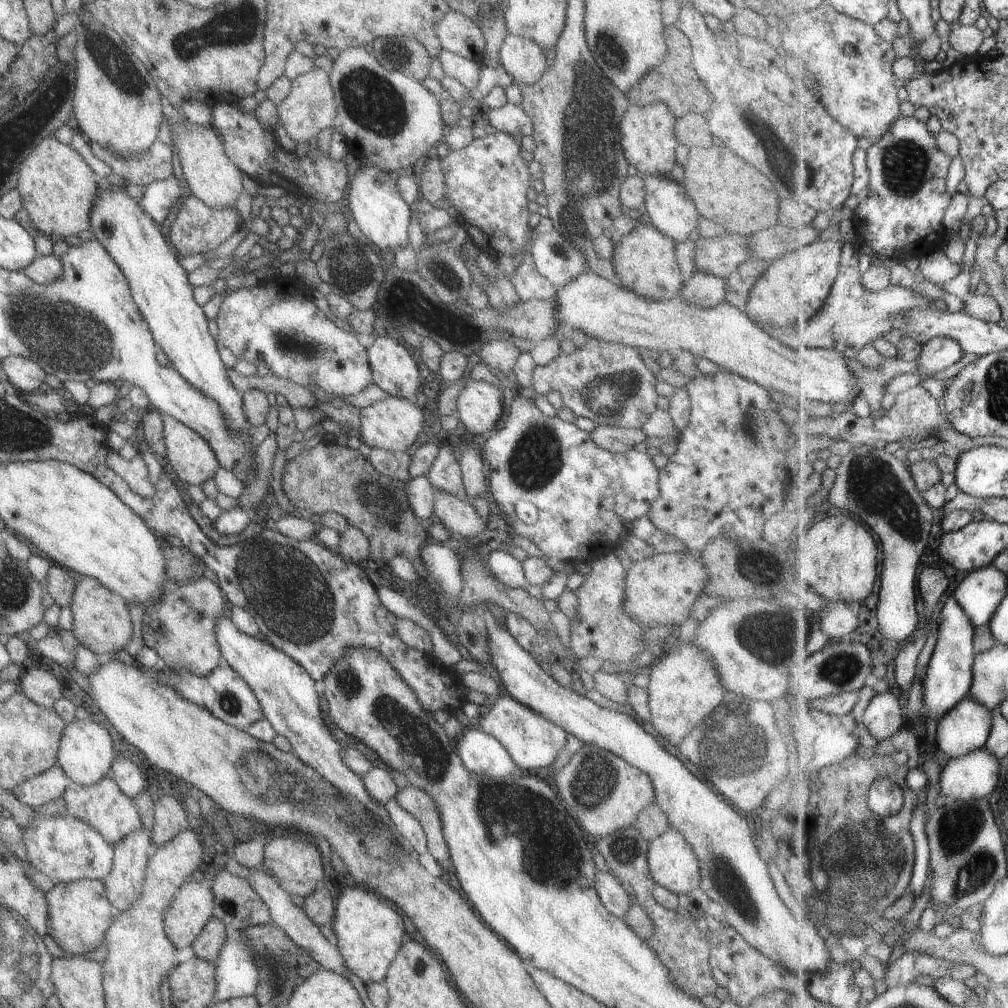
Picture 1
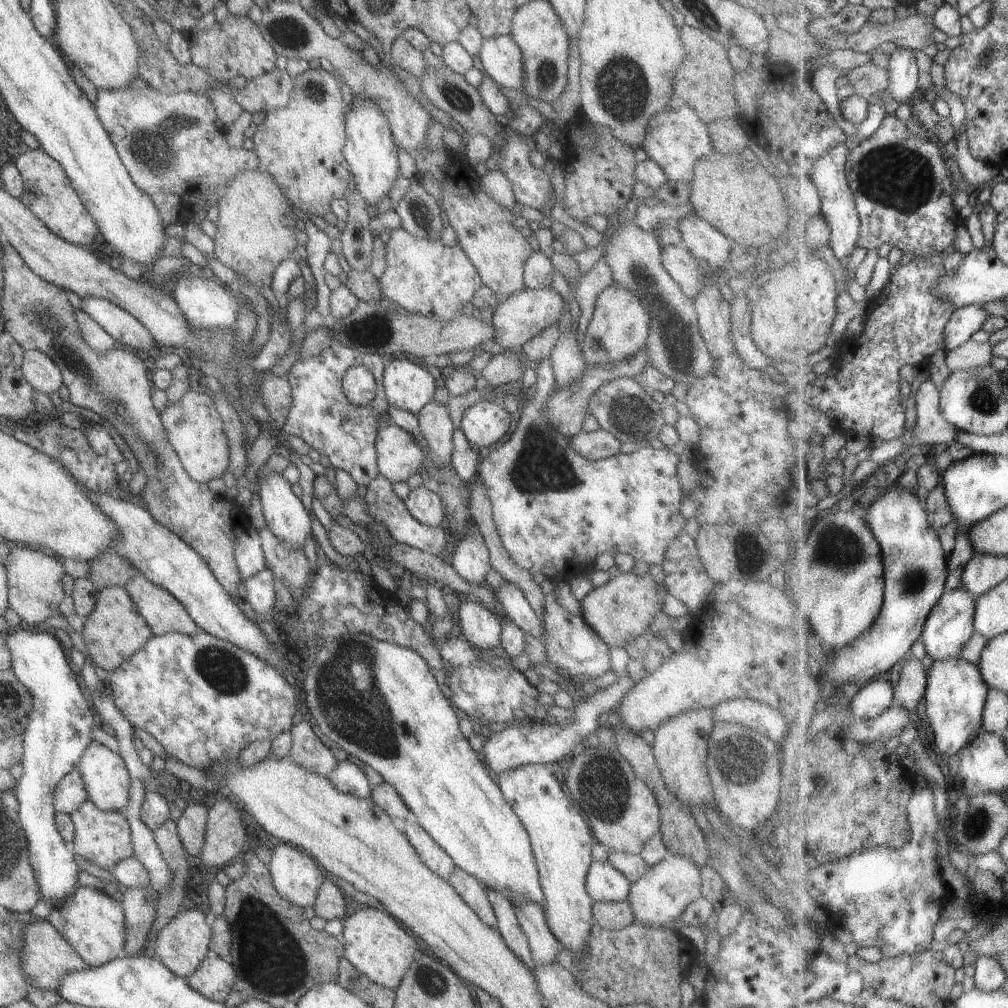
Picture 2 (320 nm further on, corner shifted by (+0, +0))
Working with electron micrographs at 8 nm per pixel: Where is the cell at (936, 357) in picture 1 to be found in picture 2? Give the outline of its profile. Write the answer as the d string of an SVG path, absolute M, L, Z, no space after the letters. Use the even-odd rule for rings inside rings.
M965 305L958 308L946 326L944 335L948 344L943 346L944 350L957 348L967 342L977 330L982 328L989 315L987 308L982 305Z

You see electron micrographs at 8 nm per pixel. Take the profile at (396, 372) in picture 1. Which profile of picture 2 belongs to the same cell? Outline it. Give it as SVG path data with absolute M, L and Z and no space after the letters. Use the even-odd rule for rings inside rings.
M405 358L387 361L381 381L386 403L413 414L432 400L435 390L431 374Z

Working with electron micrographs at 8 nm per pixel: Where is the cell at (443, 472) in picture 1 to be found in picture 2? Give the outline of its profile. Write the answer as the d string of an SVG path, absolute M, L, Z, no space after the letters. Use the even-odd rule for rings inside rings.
M459 427L452 432L451 444L448 458L450 465L454 467L455 474L464 482L464 485L471 484L481 456L473 451L472 445L467 442Z

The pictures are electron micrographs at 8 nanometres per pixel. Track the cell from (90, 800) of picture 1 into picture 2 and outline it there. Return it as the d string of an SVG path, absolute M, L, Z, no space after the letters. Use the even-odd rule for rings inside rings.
M89 799L83 801L70 815L74 826L74 837L71 840L72 852L75 858L82 858L105 870L110 869L120 860L132 856L132 844L128 822L120 811L99 810Z

